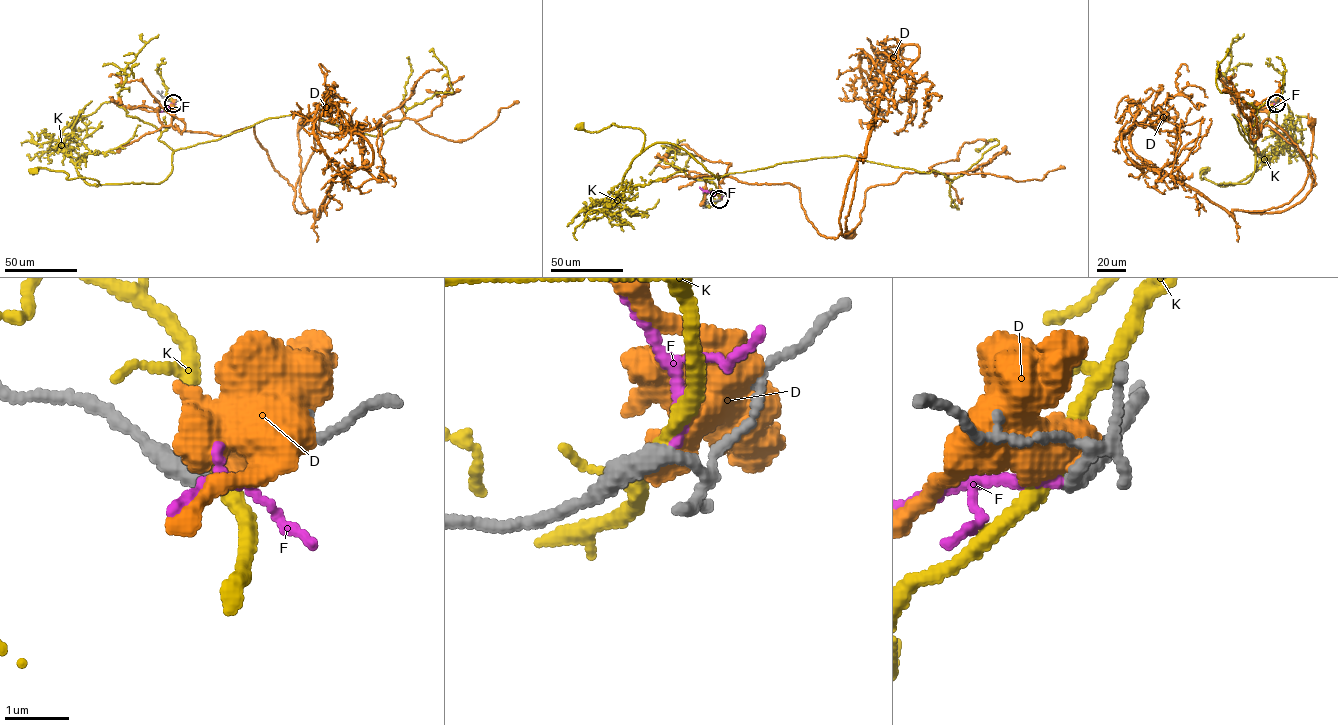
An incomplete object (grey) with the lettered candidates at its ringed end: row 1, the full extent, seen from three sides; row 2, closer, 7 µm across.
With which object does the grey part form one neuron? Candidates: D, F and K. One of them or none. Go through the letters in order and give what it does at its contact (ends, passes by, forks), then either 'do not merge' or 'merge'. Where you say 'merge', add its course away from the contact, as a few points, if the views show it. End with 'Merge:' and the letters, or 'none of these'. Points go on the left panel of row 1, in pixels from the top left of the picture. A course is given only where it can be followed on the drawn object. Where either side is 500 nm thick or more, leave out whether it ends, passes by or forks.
D: do not merge
F: it ends; merge; course (173, 103), (163, 111), (153, 110)
K: it passes by; do not merge
Merge: F

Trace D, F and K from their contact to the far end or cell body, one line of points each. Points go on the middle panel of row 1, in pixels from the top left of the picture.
D: (719, 199), (717, 174), (791, 183), (817, 231), (834, 239), (857, 165), (848, 235)
F: (719, 199), (715, 193), (699, 187)
K: (719, 199), (705, 179), (718, 176), (676, 145), (642, 152), (638, 128), (581, 126)

